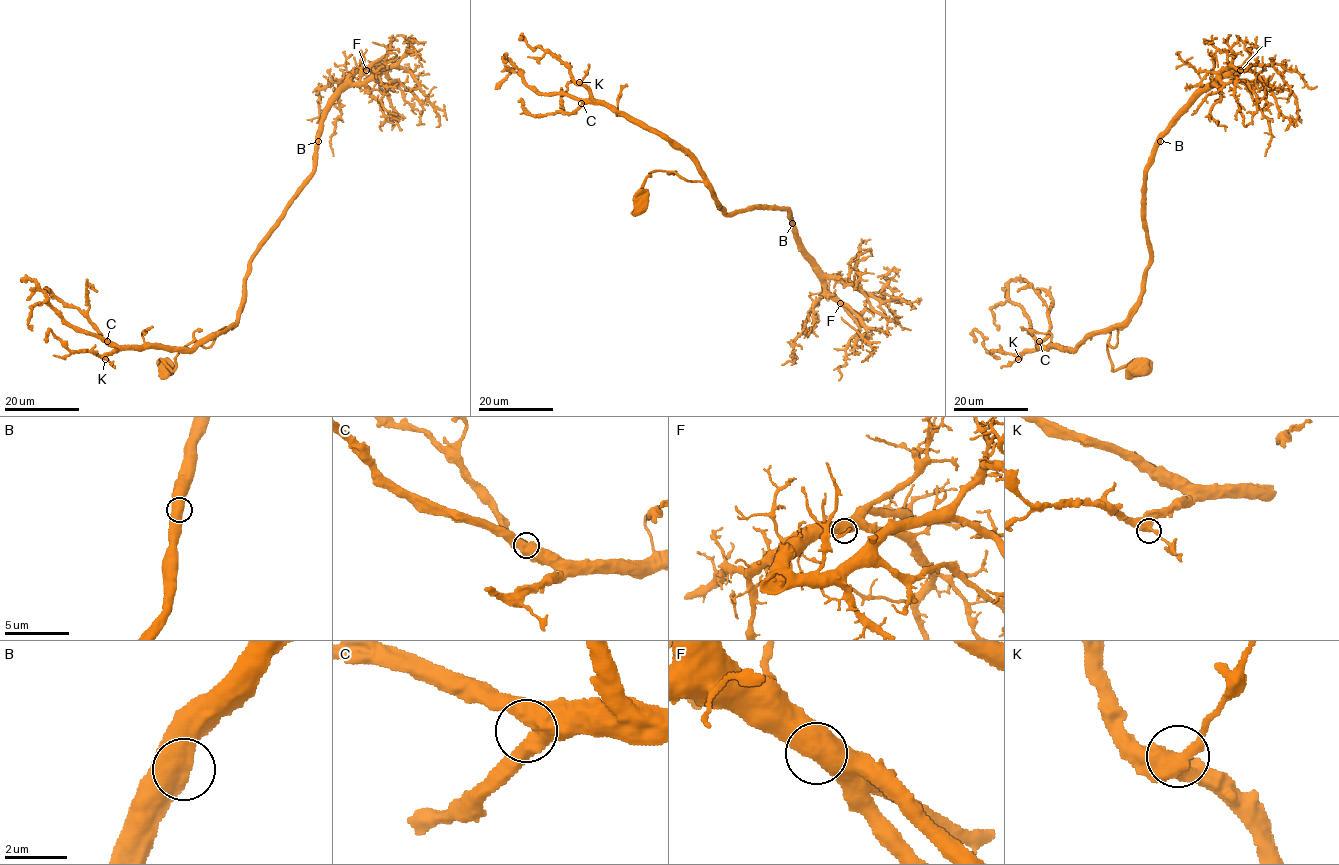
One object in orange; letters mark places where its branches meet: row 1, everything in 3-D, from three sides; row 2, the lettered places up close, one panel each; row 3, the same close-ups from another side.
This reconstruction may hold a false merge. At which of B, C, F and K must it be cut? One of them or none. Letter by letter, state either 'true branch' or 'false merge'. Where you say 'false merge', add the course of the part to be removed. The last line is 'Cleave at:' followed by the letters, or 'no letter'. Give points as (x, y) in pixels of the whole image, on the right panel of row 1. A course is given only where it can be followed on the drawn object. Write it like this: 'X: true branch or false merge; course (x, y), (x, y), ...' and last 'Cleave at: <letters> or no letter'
B: true branch
C: true branch
F: true branch
K: true branch
Cleave at: no letter

